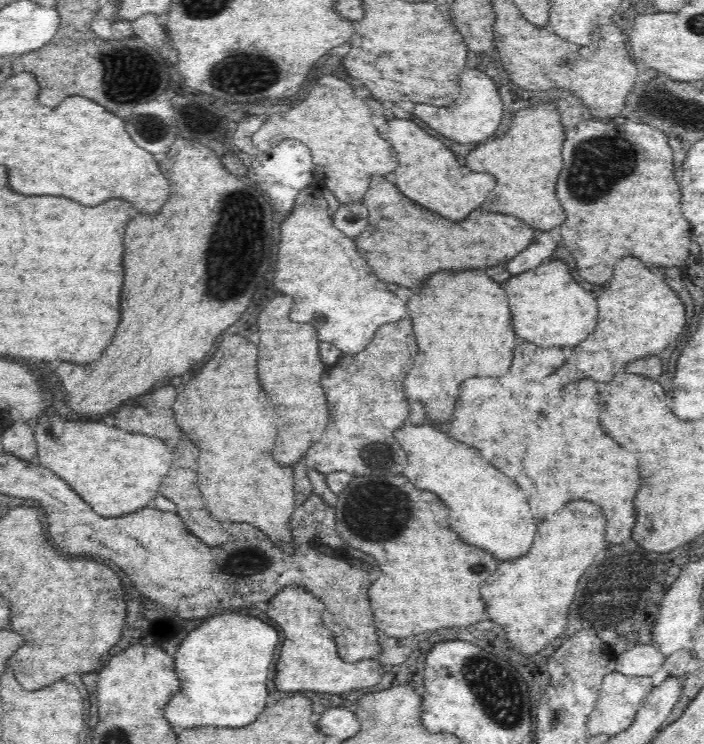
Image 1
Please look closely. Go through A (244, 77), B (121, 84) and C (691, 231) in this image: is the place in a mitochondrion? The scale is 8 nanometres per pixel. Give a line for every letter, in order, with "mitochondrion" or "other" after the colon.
A: mitochondrion
B: mitochondrion
C: other

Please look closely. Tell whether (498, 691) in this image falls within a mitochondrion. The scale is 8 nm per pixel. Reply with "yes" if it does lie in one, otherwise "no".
yes

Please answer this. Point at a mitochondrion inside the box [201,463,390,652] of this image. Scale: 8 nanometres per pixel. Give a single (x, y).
(232, 569)

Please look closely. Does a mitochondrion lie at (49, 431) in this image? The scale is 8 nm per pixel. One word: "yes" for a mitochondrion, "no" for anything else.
yes

